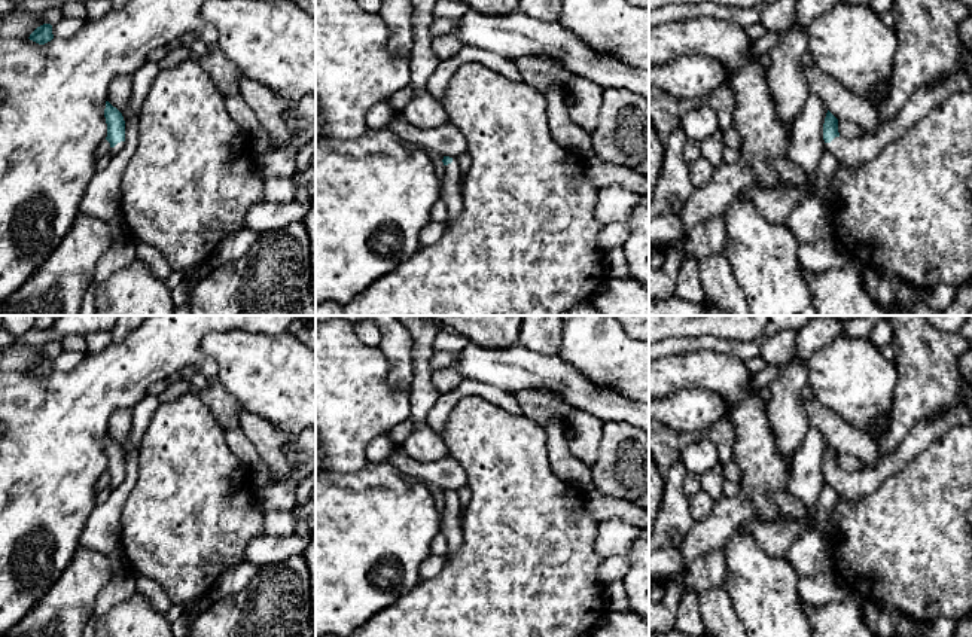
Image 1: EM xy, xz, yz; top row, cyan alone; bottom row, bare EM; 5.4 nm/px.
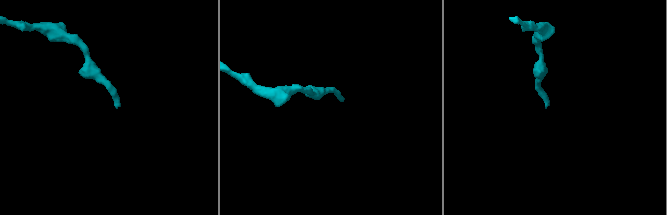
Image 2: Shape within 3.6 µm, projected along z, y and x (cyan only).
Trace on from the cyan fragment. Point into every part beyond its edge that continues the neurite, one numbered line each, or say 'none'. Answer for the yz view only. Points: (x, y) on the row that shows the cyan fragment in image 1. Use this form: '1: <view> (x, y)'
1: yz (850, 152)

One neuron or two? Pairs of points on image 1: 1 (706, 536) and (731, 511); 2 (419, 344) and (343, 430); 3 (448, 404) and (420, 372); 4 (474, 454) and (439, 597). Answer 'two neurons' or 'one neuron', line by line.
1: one neuron
2: two neurons
3: two neurons
4: one neuron

